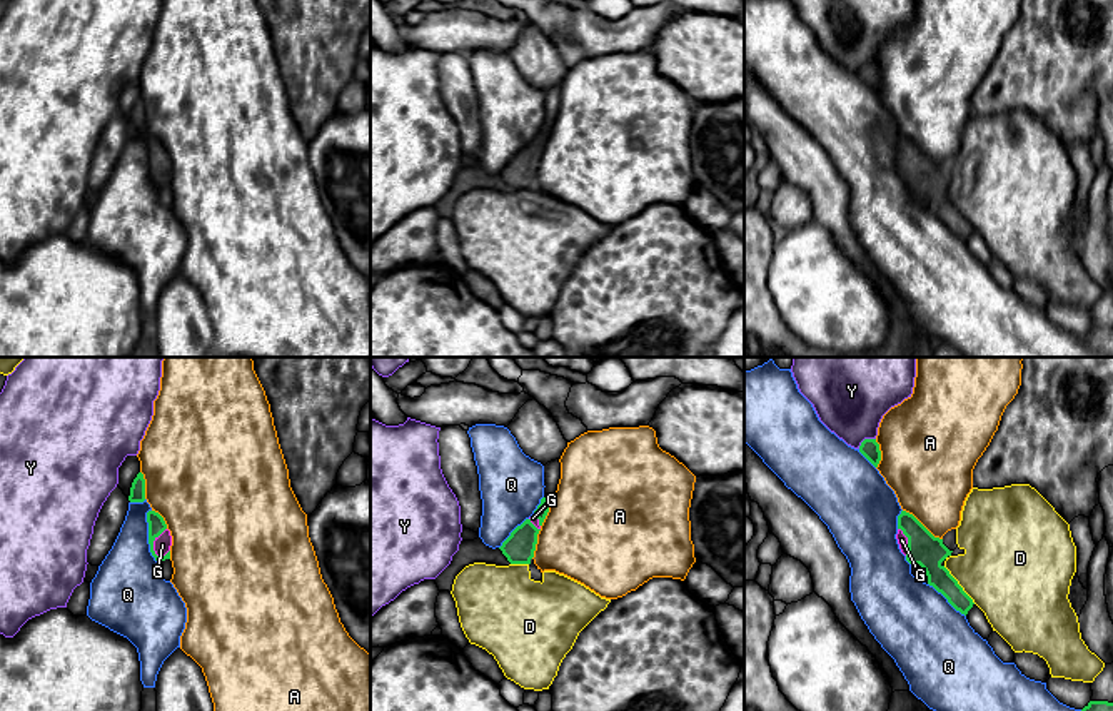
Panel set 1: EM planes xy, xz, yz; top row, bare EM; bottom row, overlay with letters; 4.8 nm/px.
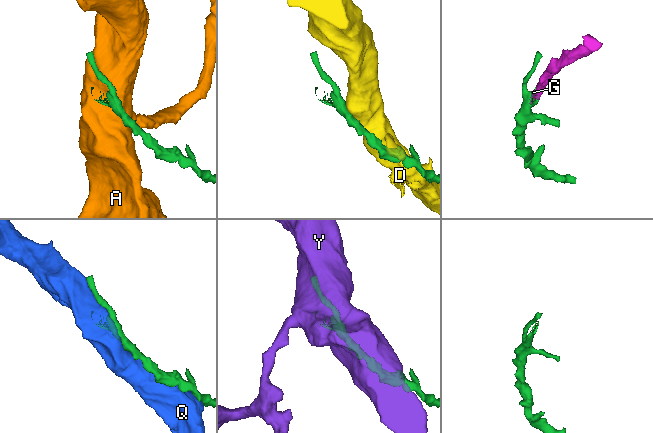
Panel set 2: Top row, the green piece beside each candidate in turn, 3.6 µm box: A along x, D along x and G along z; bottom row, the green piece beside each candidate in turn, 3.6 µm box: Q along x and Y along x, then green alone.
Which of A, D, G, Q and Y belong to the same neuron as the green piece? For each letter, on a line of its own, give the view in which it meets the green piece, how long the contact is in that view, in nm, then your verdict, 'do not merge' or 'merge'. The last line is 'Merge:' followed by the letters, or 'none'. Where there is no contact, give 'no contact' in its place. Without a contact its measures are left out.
A: yz | 240 nm | do not merge
D: yz | 240 nm | do not merge
G: xy | 150 nm | merge
Q: xy | 260 nm | do not merge
Y: yz | 100 nm | do not merge
Merge: G

